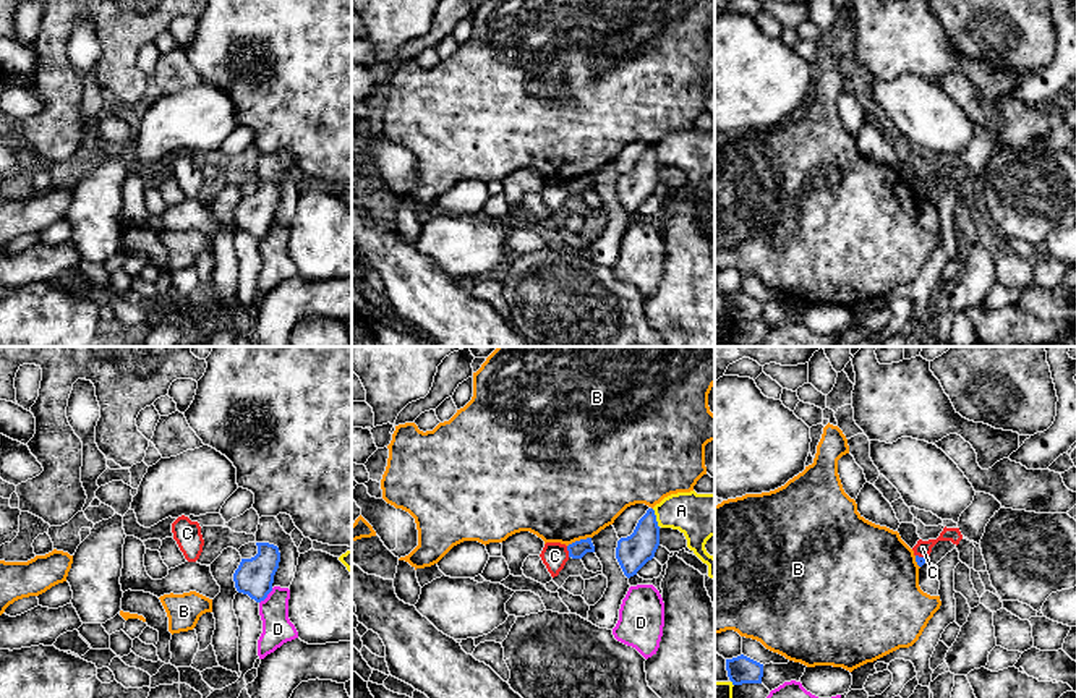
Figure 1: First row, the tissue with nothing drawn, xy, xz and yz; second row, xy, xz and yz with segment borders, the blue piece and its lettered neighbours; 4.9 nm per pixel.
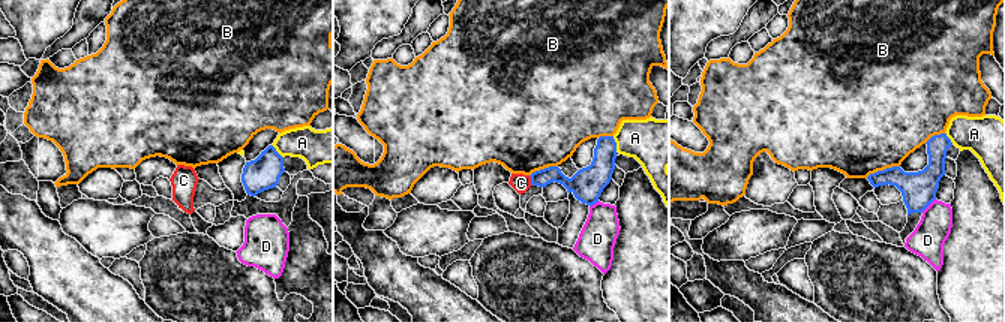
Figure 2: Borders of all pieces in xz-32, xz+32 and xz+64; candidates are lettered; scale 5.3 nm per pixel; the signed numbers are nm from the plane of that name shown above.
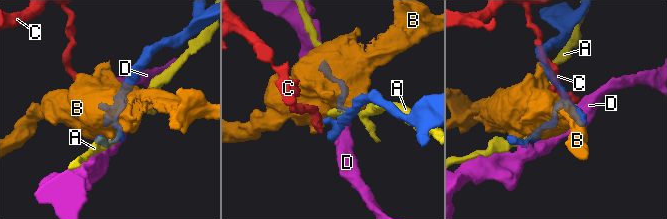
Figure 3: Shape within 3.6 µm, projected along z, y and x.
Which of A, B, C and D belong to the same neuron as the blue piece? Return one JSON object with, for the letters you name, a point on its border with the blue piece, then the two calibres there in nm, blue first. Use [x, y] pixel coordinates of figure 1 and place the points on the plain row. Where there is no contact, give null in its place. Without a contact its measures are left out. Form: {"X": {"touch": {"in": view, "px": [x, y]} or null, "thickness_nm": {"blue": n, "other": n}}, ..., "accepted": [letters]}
{"accepted": []}

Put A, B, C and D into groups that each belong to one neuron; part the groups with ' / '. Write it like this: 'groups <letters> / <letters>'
groups A / B / C / D

